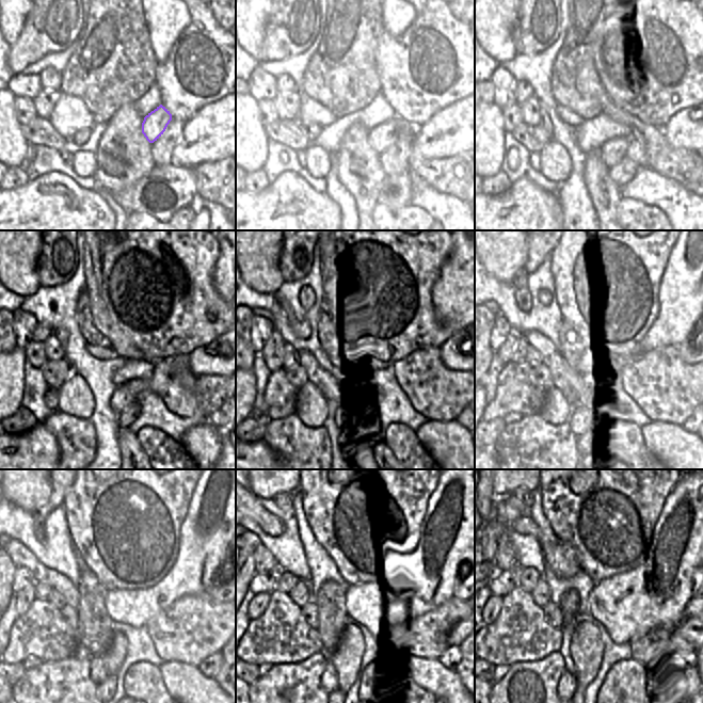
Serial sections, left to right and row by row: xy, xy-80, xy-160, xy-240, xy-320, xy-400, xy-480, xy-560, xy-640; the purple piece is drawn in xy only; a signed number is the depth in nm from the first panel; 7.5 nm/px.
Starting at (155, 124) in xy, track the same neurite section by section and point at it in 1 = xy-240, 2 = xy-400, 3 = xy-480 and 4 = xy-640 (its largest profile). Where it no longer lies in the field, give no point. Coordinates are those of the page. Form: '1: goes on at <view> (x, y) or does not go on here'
1: goes on at xy-240 (122, 399)
2: goes on at xy-400 (580, 424)
3: goes on at xy-480 (98, 674)
4: goes on at xy-640 (568, 683)

